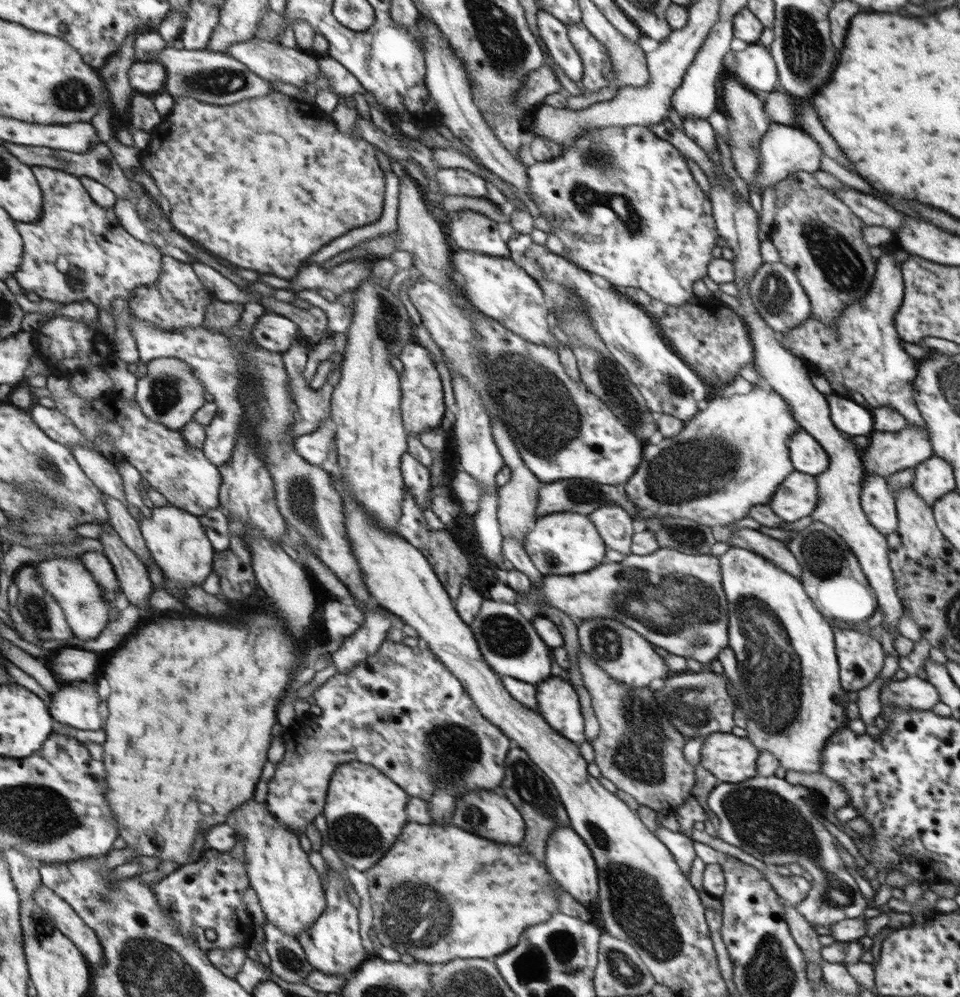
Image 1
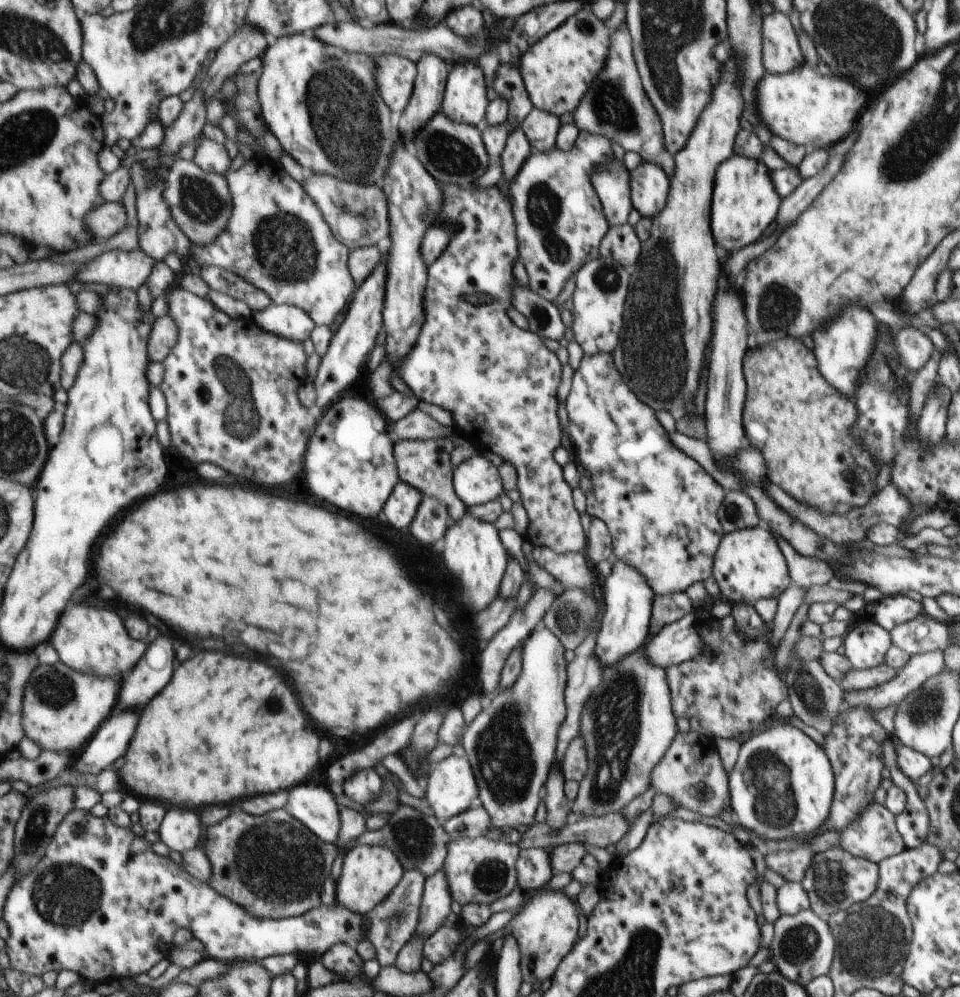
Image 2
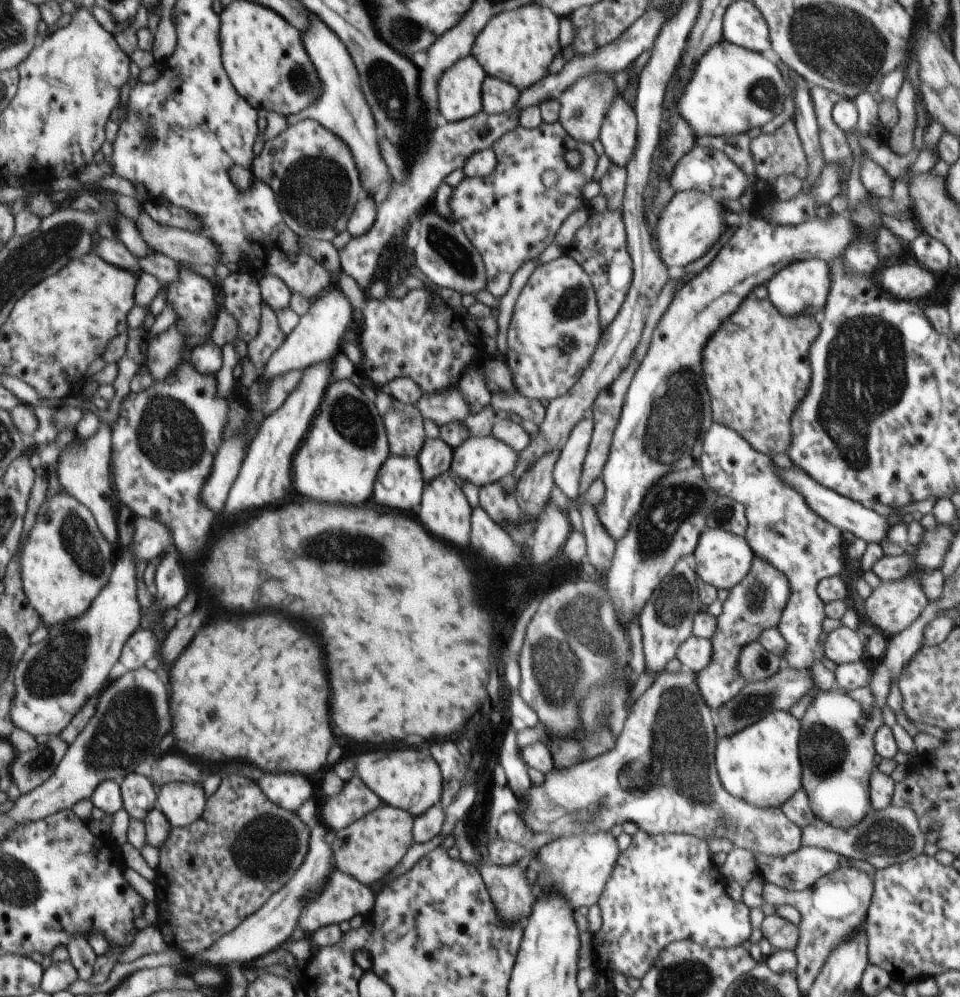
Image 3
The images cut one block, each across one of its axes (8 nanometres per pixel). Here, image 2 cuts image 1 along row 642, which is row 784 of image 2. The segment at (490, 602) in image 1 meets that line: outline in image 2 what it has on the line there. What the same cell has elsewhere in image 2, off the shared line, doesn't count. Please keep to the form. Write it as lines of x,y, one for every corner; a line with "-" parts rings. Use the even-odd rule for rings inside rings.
540,624
521,643
523,670
512,688
485,701
484,708
465,729
462,753
474,767
482,808
495,827
528,828
540,804
540,790
550,777
556,734
566,718
564,688
566,660
562,640

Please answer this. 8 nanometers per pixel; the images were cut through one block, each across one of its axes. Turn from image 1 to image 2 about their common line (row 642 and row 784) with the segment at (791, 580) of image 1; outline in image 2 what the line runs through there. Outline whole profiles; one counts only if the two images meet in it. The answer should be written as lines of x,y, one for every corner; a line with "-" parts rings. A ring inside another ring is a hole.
794,724
772,726
740,744
734,770
730,772
731,808
736,821
764,839
791,839
818,830
828,819
834,794
834,774
824,750

